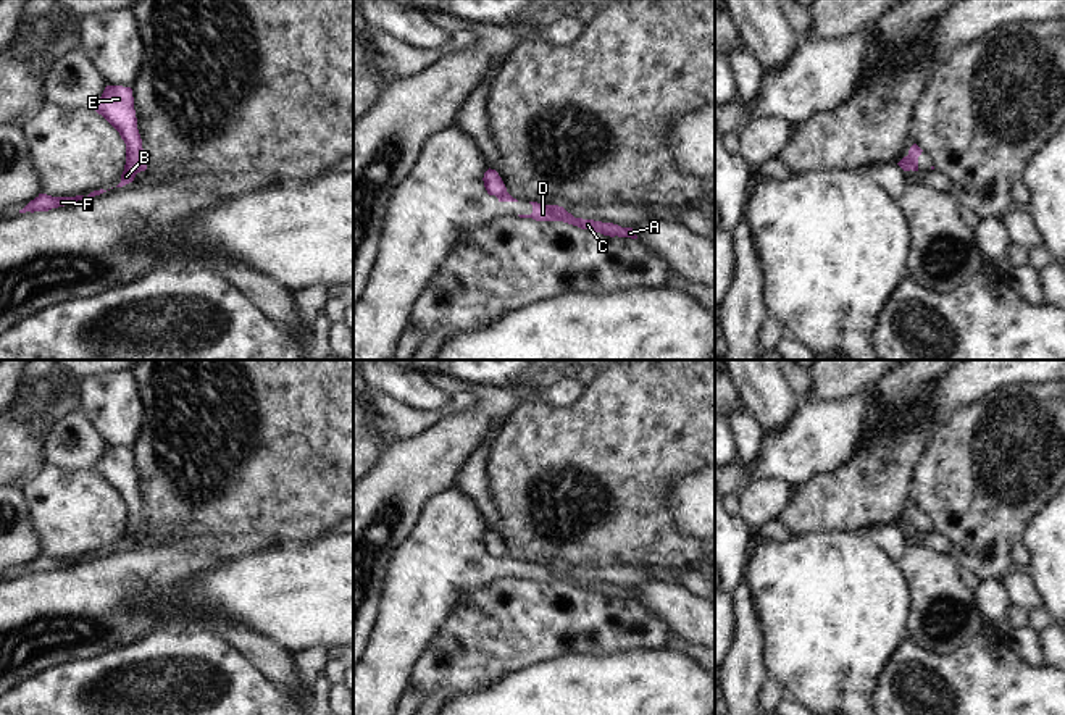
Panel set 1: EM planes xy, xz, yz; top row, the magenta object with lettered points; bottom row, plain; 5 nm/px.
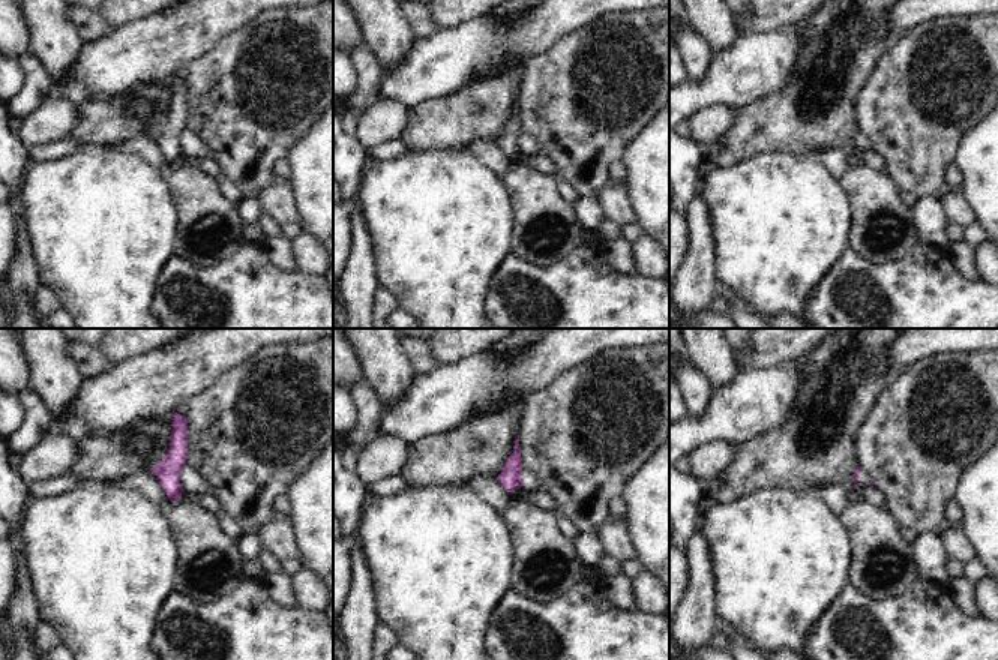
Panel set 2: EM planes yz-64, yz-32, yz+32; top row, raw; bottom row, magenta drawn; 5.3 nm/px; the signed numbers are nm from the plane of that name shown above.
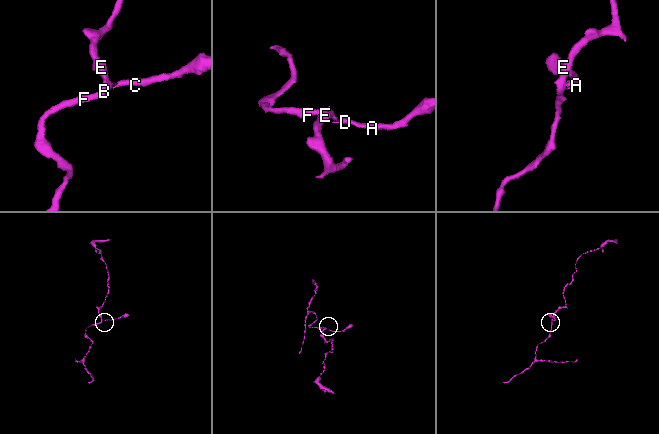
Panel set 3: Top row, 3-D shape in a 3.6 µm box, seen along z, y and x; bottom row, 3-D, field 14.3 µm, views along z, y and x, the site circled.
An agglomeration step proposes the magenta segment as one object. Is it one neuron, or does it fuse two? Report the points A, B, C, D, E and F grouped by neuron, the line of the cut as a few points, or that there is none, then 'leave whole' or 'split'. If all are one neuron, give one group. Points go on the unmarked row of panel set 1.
A C D / B E F; cut in xy along (141, 510), (146, 528); split

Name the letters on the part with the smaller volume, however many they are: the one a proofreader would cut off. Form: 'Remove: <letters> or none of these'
Remove: A, C, D

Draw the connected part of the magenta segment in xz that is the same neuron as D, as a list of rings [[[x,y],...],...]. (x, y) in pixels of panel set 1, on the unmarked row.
[[[529,563],[529,565],[532,567],[532,575],[531,576],[518,576],[520,579],[532,579],[536,583],[563,583],[563,584],[578,587],[581,591],[595,592],[595,594],[600,594],[600,596],[610,597],[610,599],[618,597],[618,599],[637,600],[633,589],[621,589],[613,584],[574,579],[563,568],[558,568],[558,567],[544,567],[544,565],[537,565],[537,563]]]

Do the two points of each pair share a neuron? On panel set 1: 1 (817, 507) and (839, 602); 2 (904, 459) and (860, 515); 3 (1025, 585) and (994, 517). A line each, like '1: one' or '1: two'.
1: two
2: one
3: two

